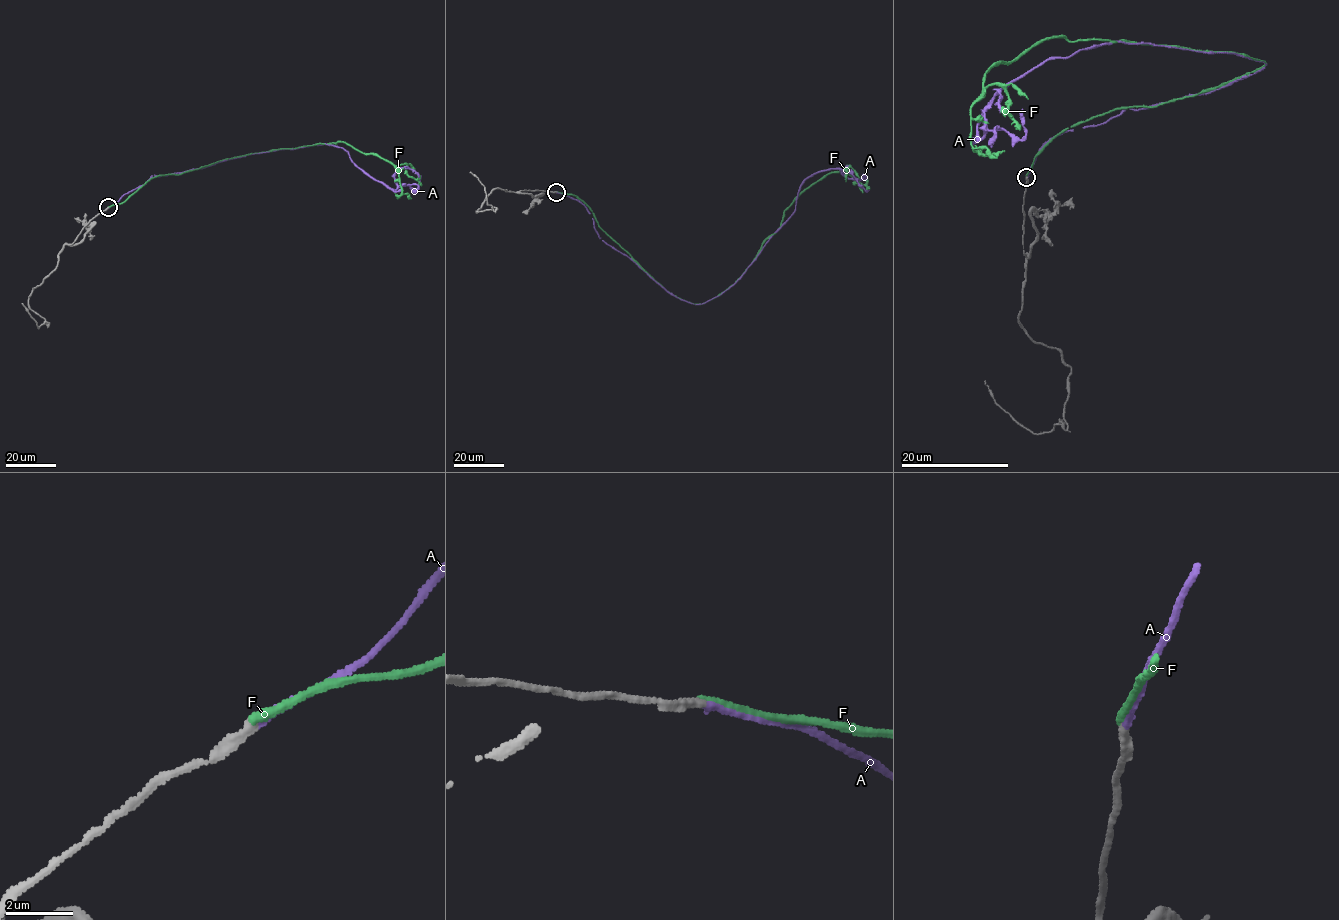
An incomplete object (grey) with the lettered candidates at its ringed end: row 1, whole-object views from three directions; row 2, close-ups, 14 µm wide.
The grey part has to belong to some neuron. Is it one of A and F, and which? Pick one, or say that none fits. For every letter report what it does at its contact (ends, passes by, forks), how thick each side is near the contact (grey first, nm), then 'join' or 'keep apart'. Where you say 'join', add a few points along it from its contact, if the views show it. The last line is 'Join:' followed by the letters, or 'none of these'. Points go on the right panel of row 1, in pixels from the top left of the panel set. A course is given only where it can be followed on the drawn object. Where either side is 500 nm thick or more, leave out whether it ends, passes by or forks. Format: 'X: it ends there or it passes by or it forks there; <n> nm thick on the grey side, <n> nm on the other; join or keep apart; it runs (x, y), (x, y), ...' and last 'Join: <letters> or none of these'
A: it ends there; 300 nm thick on the grey side, 240 nm on the other; join; it runs (1027, 177), (1049, 139), (1265, 63), (1102, 43), (1008, 82), (981, 138), (997, 94), (1000, 113)
F: it ends there; 300 nm thick on the grey side, 240 nm on the other; keep apart
Join: A

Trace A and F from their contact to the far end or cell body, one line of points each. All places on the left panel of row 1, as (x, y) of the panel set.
A: (108, 207), (152, 175), (313, 144), (342, 148), (392, 189), (400, 168), (418, 177)
F: (108, 207), (157, 176), (245, 155), (337, 142), (387, 160), (399, 175), (398, 195)

